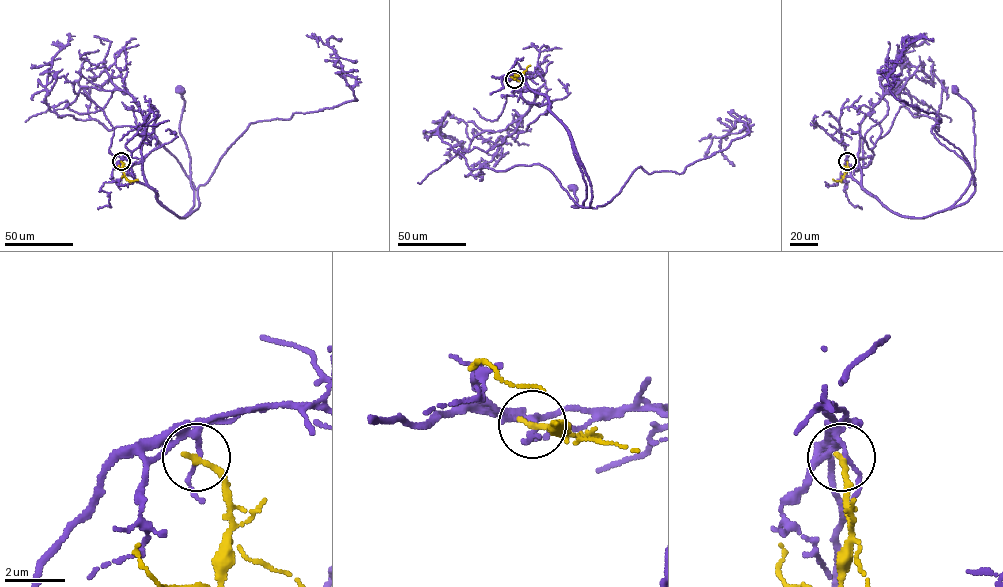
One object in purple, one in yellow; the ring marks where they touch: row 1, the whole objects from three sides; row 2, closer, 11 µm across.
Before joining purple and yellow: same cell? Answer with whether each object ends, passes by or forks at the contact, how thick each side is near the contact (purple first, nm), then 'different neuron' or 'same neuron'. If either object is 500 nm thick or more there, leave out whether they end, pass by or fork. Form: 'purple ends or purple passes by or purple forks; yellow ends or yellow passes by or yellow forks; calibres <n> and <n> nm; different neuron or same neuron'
purple forks; yellow ends; calibres 110 and 220 nm; different neuron

